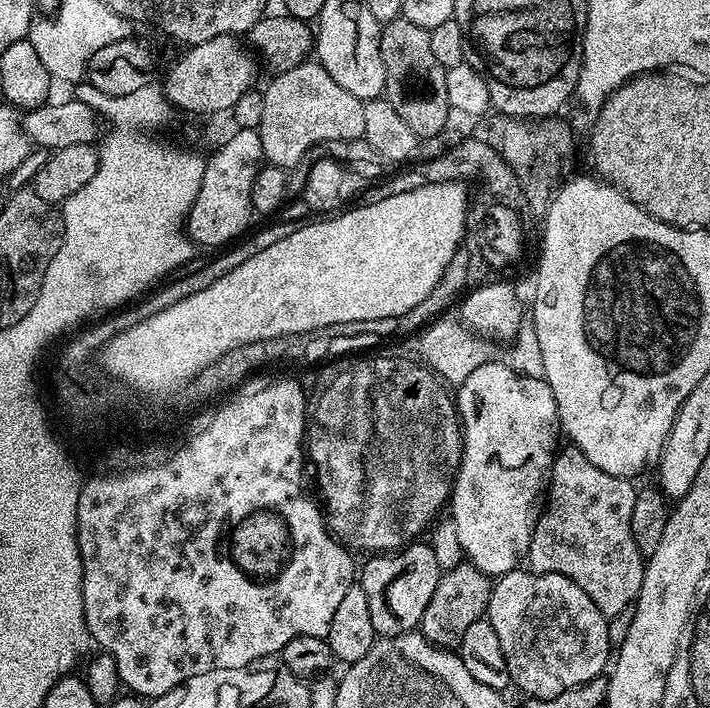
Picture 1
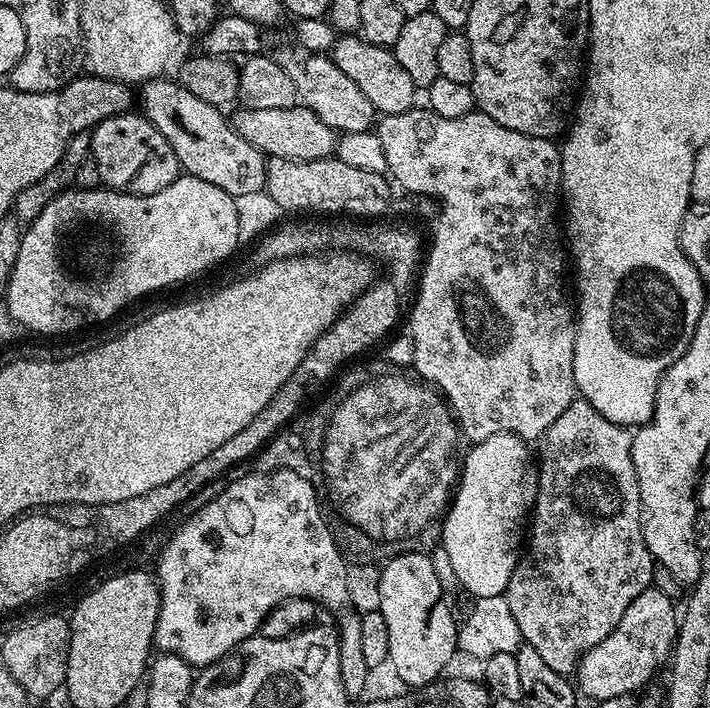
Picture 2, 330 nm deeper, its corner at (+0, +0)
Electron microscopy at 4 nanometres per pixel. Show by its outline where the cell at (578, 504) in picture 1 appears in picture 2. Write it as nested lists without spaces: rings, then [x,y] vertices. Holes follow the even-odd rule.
[[[582,398],[572,401],[562,415],[556,419],[554,426],[544,431],[544,435],[538,441],[540,456],[538,452],[538,483],[536,485],[536,504],[530,513],[530,531],[526,536],[526,547],[522,555],[516,561],[514,574],[510,574],[508,591],[506,593],[510,611],[514,614],[514,621],[518,624],[523,643],[534,646],[538,654],[550,666],[550,670],[558,670],[565,674],[572,674],[576,671],[576,665],[584,657],[584,652],[590,650],[622,622],[622,614],[626,614],[626,606],[642,594],[642,590],[653,587],[654,584],[654,561],[650,550],[644,541],[644,530],[640,522],[640,491],[638,490],[638,478],[632,461],[632,437],[633,433],[625,425],[610,422],[610,418],[602,418],[590,402]]]

